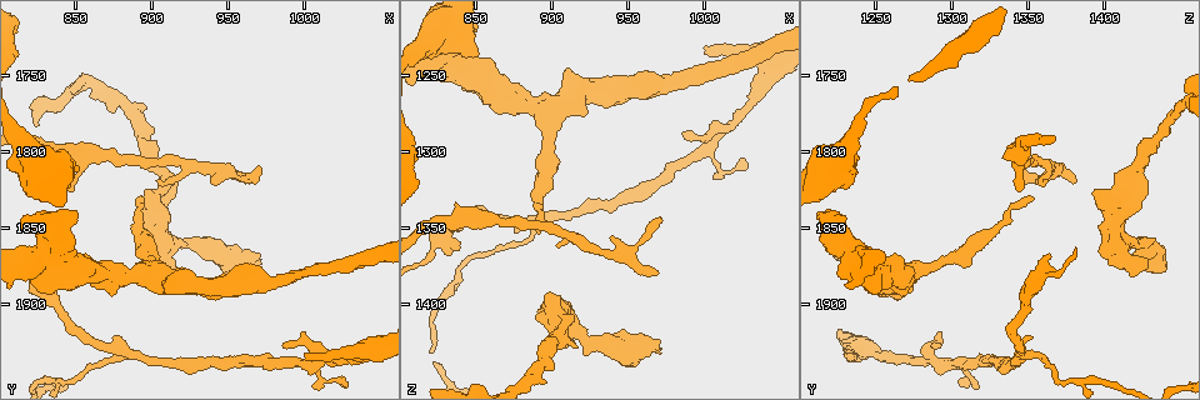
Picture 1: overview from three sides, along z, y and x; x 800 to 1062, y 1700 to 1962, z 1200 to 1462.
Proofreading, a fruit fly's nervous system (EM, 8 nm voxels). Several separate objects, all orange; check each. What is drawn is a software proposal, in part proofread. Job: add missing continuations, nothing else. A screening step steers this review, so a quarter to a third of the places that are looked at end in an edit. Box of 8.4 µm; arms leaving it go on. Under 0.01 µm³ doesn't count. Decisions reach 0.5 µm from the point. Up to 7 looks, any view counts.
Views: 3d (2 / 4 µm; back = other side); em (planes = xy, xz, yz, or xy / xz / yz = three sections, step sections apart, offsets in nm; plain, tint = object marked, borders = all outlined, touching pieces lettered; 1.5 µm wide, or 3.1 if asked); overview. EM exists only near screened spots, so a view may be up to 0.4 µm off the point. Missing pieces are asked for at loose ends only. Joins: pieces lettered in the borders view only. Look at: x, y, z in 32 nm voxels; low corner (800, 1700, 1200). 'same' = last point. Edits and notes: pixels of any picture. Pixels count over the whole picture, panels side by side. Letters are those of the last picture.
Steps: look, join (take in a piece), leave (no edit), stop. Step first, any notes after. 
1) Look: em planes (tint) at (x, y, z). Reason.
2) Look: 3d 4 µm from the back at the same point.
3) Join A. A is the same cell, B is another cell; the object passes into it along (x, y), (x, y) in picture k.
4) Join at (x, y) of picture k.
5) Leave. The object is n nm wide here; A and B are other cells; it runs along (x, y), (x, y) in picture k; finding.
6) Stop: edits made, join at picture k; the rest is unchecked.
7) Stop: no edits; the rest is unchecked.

Look: em yz step 4 (borders) at (850, 1812, 1236). Stops while still wide.

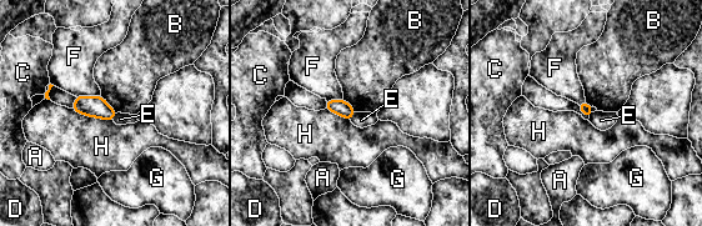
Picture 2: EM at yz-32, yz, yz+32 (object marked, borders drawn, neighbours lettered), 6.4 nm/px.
Leave. A, B, C, D, E, F, G and H are other cells; a border runs along (118, 112), (113, 120) in picture 2; none of them fits.

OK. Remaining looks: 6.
Look: 3d 4 µm at (890, 1828, 1352). Long arm stops here.

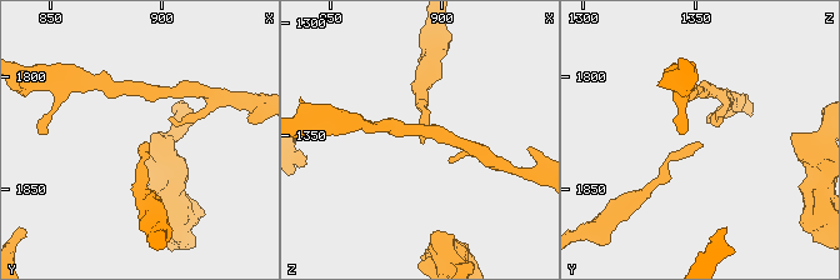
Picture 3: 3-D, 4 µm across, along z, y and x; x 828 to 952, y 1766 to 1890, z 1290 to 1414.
Look: em planes (tint) at (890, 1830, 1352). Need the tissue.

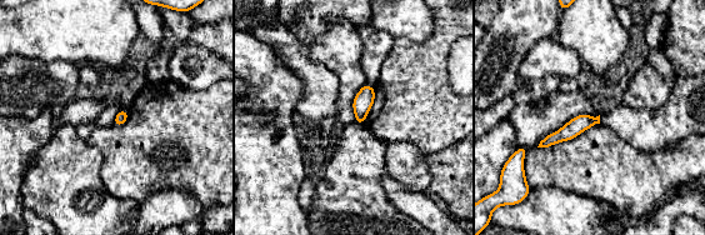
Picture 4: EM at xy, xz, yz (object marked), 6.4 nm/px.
Look: em planes (borders) at the same point.

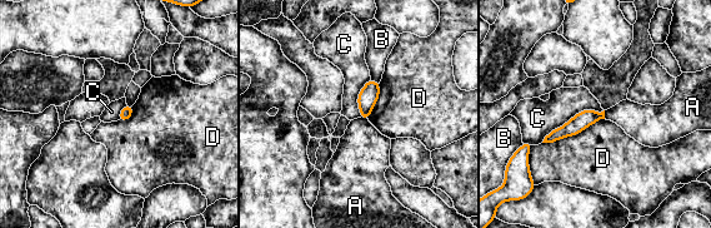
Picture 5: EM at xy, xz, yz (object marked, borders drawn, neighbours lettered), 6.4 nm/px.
Leave. A, B, C and D are other cells; a border runs along (604, 110), (582, 109), (541, 142) in picture 5; no lettered piece goes on from it.

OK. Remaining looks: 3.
Look: 3d 2 µm at (834, 1866, 1366).

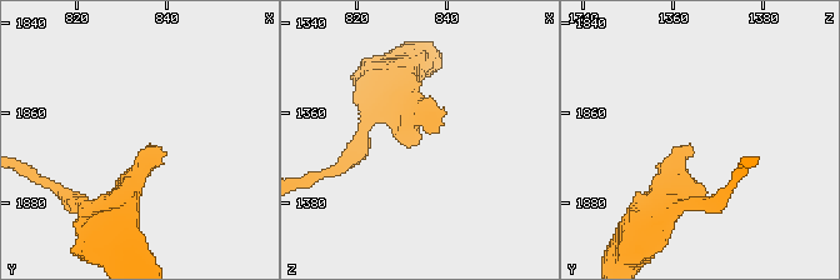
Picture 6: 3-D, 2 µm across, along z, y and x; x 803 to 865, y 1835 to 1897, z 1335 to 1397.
Look: em xy step 8 (tint) at (836, 1867, 1364).

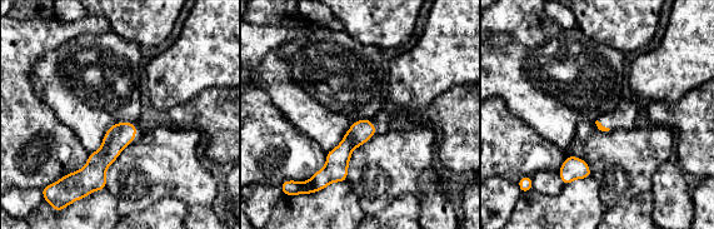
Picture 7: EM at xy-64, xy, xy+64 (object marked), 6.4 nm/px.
Look: em planes (borders) at the same point.

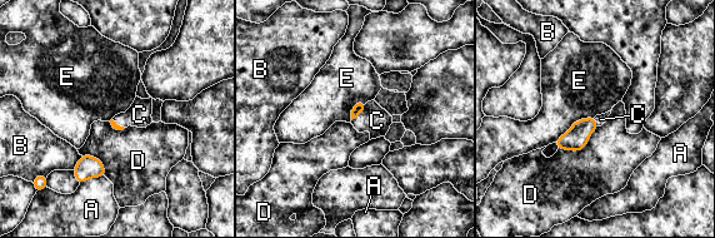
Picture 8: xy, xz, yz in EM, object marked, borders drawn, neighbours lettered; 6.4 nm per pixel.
Join C. C is the same cell, A, B, D and E are other cells; the object passes into it along (359, 107), (360, 113), (376, 120) in picture 8; it goes on there.

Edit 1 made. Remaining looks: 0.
Stop: edits made, join at picture 8; the rest is unchecked.

